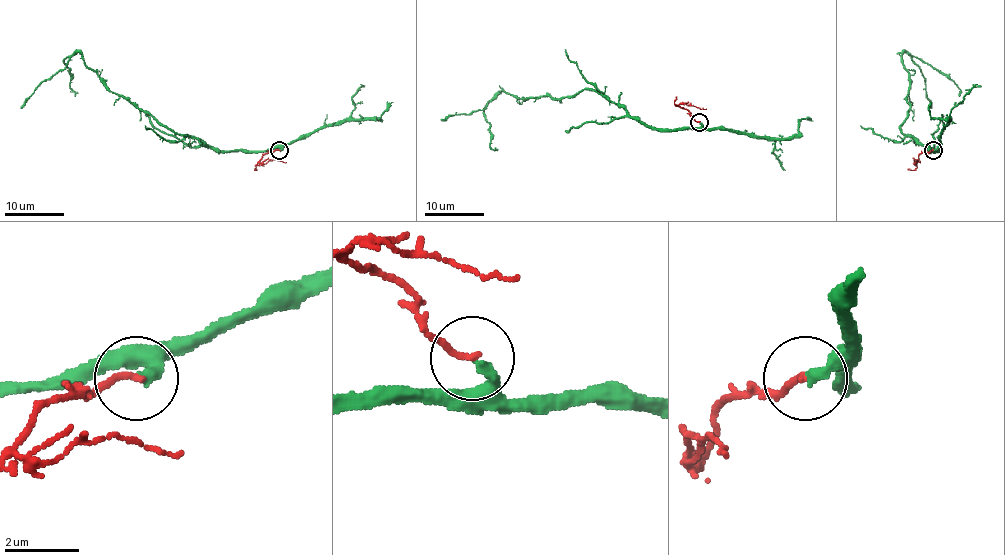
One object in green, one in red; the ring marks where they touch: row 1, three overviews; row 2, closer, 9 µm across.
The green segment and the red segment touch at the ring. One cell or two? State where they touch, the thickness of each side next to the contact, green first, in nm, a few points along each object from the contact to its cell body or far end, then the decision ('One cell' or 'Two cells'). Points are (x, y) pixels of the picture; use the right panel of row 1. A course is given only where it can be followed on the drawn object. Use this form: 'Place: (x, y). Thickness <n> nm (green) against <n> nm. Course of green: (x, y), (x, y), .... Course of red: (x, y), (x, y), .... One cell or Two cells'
Place: (933, 150). Thickness 300 nm (green) against 170 nm. Course of green: (932, 149), (940, 150), (929, 150), (900, 129), (910, 108), (906, 52), (925, 78), (931, 108). Course of red: (932, 150), (922, 152), (915, 164), (918, 159), (919, 162). One cell

